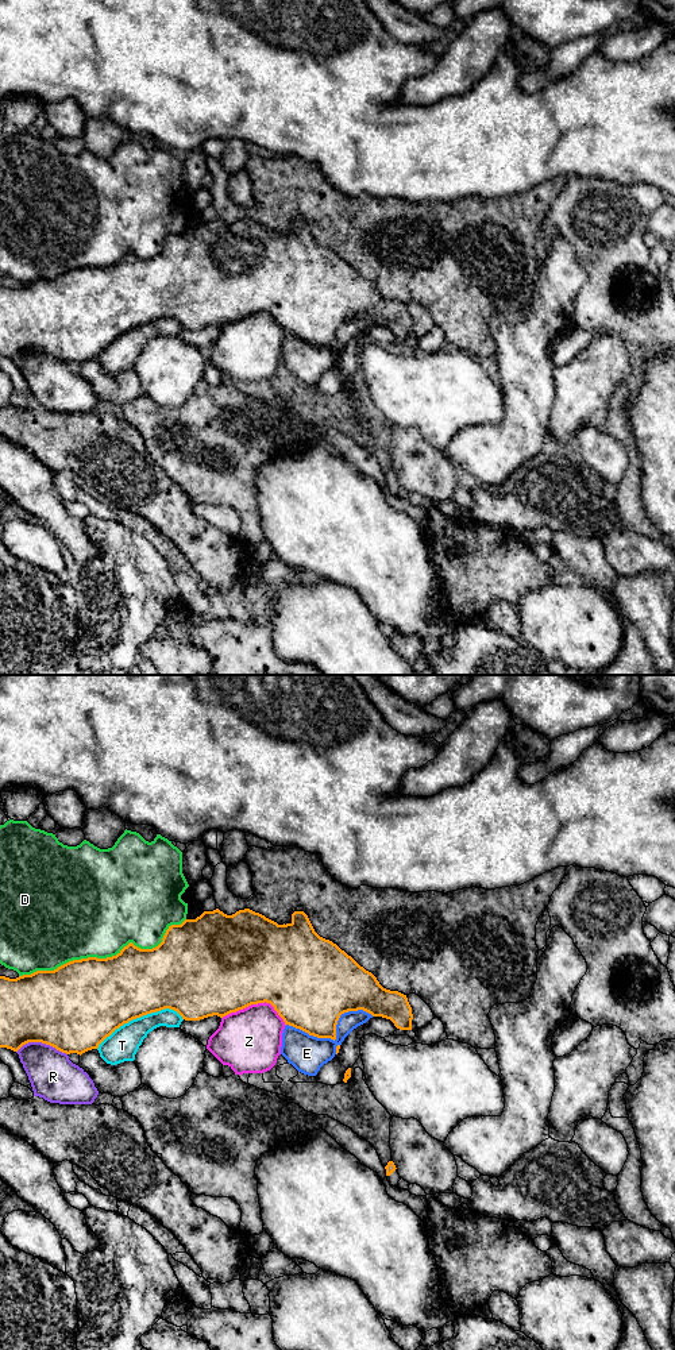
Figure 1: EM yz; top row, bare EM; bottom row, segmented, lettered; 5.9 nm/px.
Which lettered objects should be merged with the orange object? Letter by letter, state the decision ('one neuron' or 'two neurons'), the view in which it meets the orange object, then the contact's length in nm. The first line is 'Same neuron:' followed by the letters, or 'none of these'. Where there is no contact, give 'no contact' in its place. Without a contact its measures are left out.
Same neuron: none of these
D: two neurons | yz | 1050 nm
E: two neurons | yz | 500 nm
R: two neurons | yz | 300 nm
T: two neurons | yz | 550 nm
Z: two neurons | yz | 380 nm

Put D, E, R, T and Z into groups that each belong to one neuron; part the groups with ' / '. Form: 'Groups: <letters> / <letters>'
Groups: D / E / R / T / Z

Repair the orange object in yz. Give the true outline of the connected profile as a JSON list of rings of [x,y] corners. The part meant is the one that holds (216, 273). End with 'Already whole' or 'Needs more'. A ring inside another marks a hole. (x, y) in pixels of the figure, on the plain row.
[[[216,217],[169,235],[162,251],[153,258],[140,258],[130,251],[112,266],[73,269],[54,279],[36,279],[16,288],[0,285],[0,356],[18,360],[28,351],[42,351],[62,362],[81,364],[97,358],[124,332],[165,317],[177,320],[185,329],[200,329],[213,324],[223,327],[265,310],[274,316],[285,333],[317,347],[335,350],[340,324],[358,319],[390,328],[400,339],[412,339],[413,323],[406,304],[383,297],[371,281],[336,252],[320,246],[304,220],[294,220],[290,232],[278,234],[250,217],[232,224]]]. Already whole

